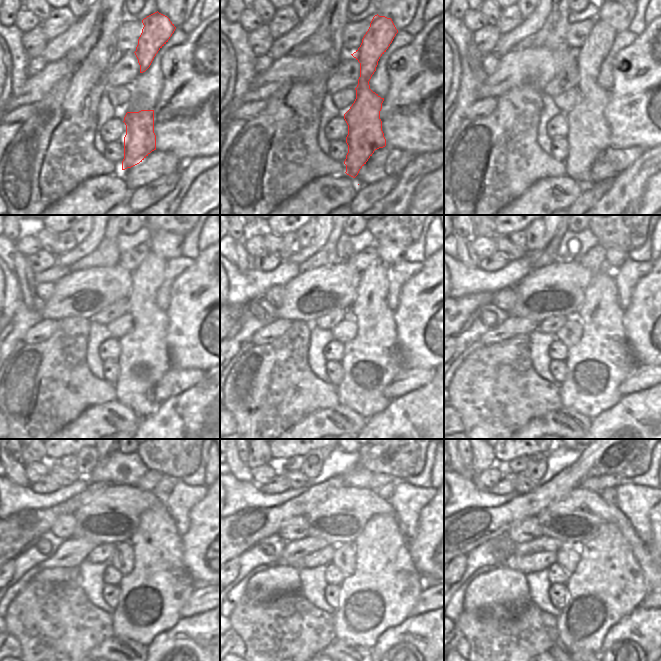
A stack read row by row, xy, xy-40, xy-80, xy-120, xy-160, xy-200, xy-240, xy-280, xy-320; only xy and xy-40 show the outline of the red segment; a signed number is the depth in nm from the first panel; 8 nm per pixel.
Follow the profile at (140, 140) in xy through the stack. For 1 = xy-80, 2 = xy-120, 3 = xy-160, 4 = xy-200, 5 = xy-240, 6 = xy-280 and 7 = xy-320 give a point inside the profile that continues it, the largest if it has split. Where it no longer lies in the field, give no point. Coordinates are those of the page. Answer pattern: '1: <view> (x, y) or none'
1: xy-80 (588, 135)
2: xy-120 (144, 358)
3: xy-160 (371, 361)
4: xy-200 (596, 366)
5: xy-240 (151, 596)
6: xy-280 (380, 594)
7: xy-320 (608, 584)

